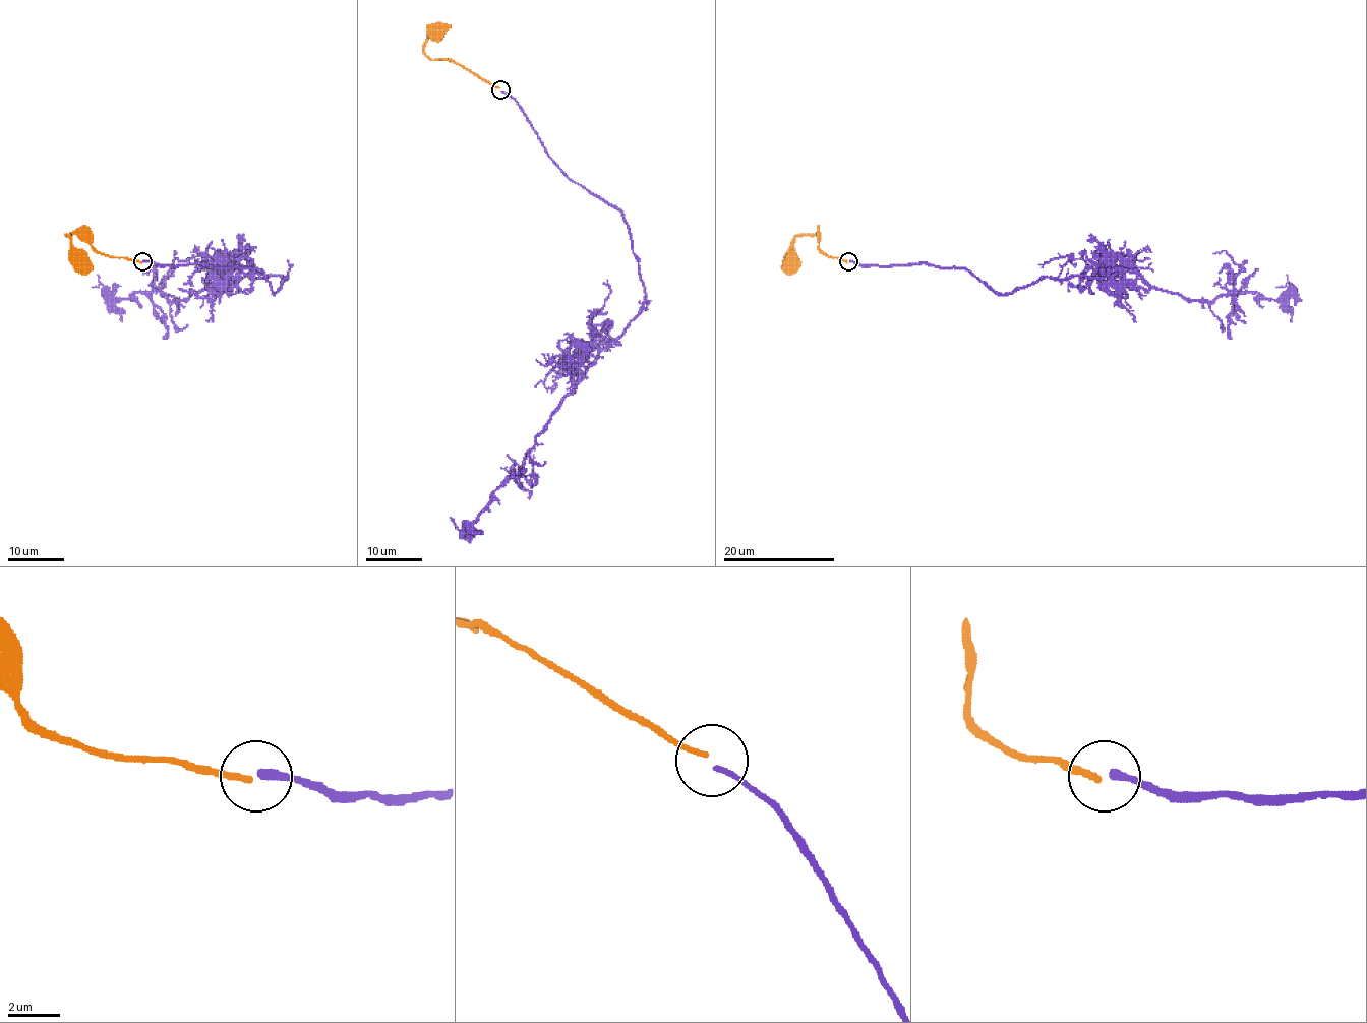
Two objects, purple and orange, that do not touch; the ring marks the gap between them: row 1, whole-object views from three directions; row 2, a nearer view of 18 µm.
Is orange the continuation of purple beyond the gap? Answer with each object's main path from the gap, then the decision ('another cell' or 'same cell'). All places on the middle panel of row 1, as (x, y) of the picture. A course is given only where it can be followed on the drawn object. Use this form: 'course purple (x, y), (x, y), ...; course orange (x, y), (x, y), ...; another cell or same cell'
course purple (500, 91), (561, 171), (621, 213), (645, 299), (536, 437), (518, 474), (462, 533), (450, 517); course orange (499, 87), (444, 59), (431, 60), (424, 53), (425, 39), (433, 32); same cell

